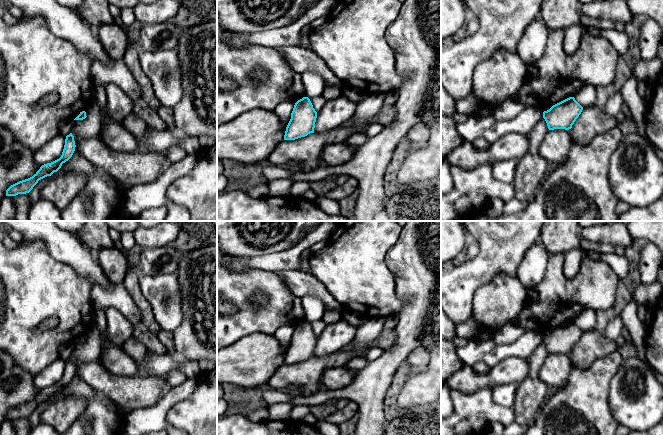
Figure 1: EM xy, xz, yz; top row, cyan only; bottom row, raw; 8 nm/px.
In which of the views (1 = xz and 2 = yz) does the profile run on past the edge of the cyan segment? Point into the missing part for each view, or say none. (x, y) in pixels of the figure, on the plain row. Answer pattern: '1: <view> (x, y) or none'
1: none
2: none

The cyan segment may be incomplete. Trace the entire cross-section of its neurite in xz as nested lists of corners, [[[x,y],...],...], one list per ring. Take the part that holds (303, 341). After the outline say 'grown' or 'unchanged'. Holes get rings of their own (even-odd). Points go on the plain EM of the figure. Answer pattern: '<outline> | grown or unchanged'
[[[308,321],[298,324],[286,351],[284,364],[295,364],[314,357],[317,336]]] | unchanged

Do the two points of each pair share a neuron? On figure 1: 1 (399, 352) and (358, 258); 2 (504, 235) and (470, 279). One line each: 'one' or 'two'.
1: two
2: one

